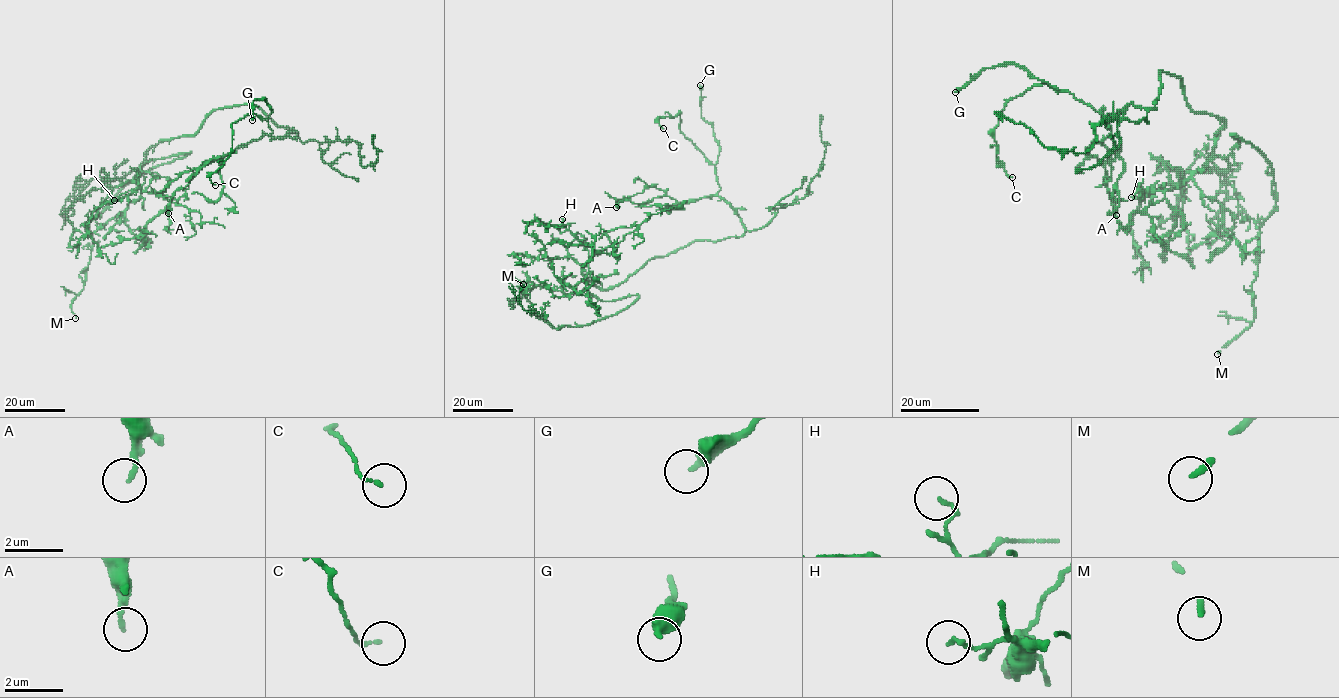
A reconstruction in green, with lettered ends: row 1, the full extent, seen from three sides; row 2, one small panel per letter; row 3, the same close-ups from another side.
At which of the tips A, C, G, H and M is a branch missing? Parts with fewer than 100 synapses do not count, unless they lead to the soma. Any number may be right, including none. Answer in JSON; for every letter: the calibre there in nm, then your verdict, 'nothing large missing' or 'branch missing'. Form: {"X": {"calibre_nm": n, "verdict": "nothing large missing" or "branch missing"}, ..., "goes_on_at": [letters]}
{"A": {"calibre_nm": 170, "verdict": "nothing large missing"}, "C": {"calibre_nm": 120, "verdict": "nothing large missing"}, "G": {"calibre_nm": 360, "verdict": "nothing large missing"}, "H": {"calibre_nm": 120, "verdict": "nothing large missing"}, "M": {"calibre_nm": 200, "verdict": "branch missing"}, "goes_on_at": ["M"]}

